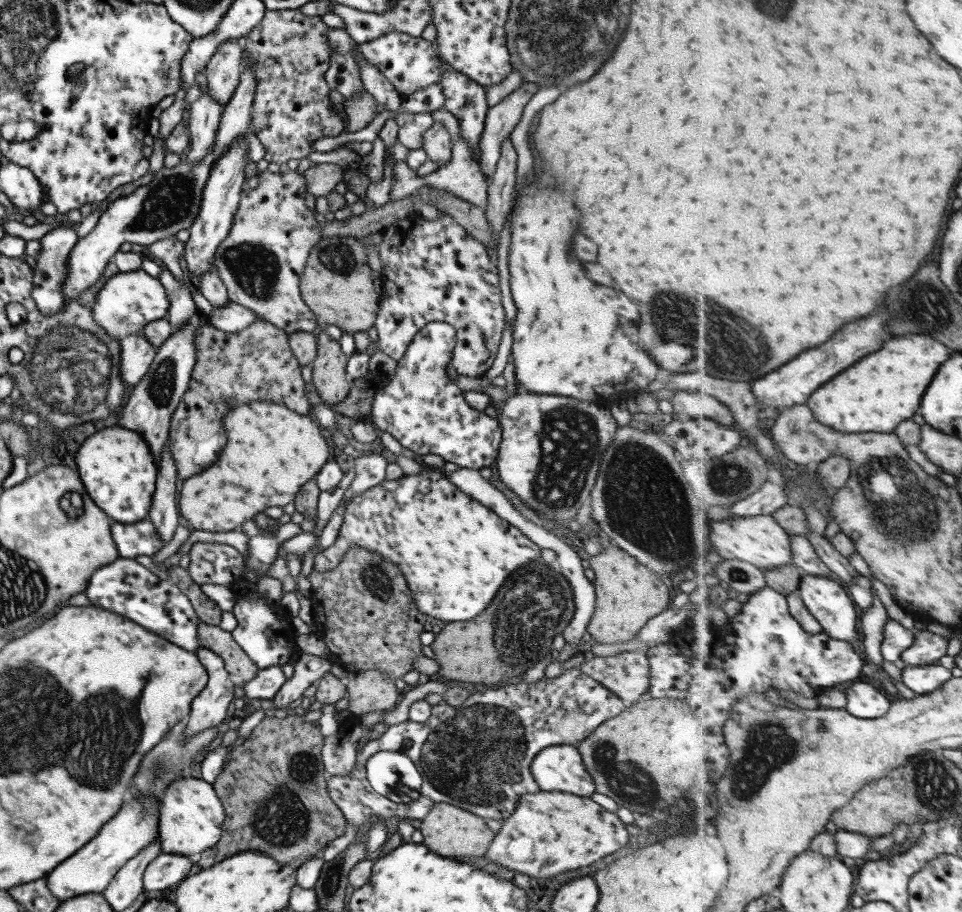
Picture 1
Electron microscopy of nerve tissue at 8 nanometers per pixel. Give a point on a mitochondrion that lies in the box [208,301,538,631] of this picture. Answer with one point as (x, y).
(379, 582)

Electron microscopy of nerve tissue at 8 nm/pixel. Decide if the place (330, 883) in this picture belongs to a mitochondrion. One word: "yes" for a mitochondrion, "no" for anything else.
yes

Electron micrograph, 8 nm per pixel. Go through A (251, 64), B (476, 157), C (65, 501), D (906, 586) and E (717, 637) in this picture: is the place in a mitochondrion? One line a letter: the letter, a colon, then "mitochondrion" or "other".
A: other
B: other
C: mitochondrion
D: other
E: other

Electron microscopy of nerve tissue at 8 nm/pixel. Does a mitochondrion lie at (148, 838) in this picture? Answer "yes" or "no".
no

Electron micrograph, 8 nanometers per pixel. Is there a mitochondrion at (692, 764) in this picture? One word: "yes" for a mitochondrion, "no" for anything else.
no

